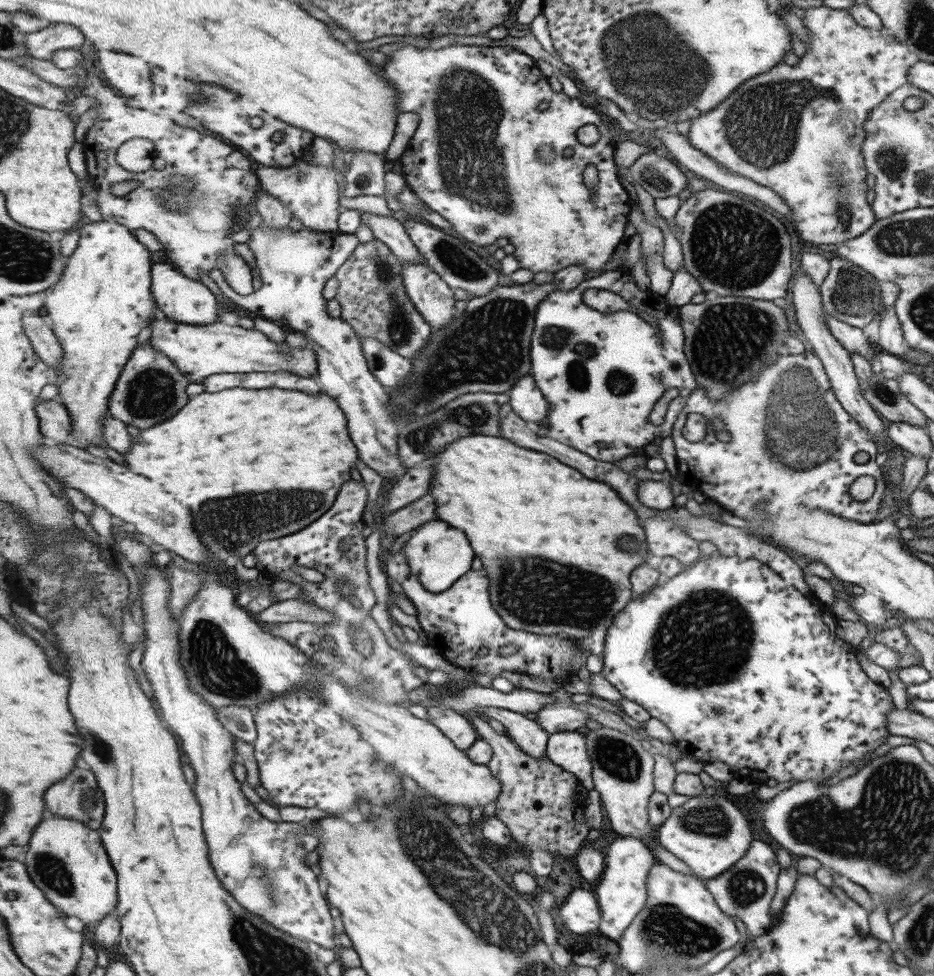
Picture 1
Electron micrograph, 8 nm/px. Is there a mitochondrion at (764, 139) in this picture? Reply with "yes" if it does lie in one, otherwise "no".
yes

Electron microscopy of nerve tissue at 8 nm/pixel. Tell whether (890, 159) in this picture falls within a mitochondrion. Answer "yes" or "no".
yes

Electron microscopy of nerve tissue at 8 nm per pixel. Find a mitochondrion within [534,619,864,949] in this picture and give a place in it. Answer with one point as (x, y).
(621, 760)

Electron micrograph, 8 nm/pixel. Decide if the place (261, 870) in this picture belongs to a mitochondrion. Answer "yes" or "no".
yes

